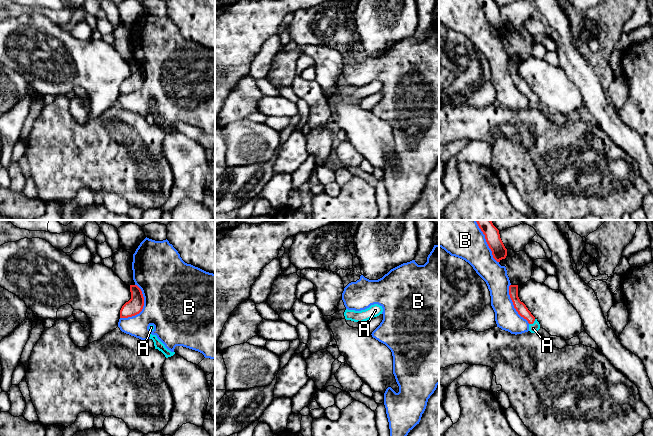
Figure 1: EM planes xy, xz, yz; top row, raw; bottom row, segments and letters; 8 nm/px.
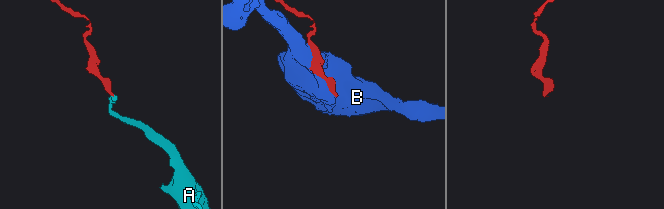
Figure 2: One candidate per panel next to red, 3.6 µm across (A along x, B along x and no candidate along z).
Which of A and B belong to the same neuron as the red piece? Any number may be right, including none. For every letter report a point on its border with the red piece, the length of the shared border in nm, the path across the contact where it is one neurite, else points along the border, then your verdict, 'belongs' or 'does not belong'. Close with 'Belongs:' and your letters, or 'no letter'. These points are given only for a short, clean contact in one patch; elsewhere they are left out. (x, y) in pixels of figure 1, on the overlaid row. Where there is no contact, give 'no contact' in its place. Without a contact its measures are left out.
A: contact yz (532, 323); length 70 nm; way yz (520, 307), (532, 323), (533, 328); belongs
B: contact xy (142, 308); length 300 nm; does not belong
Belongs: A

